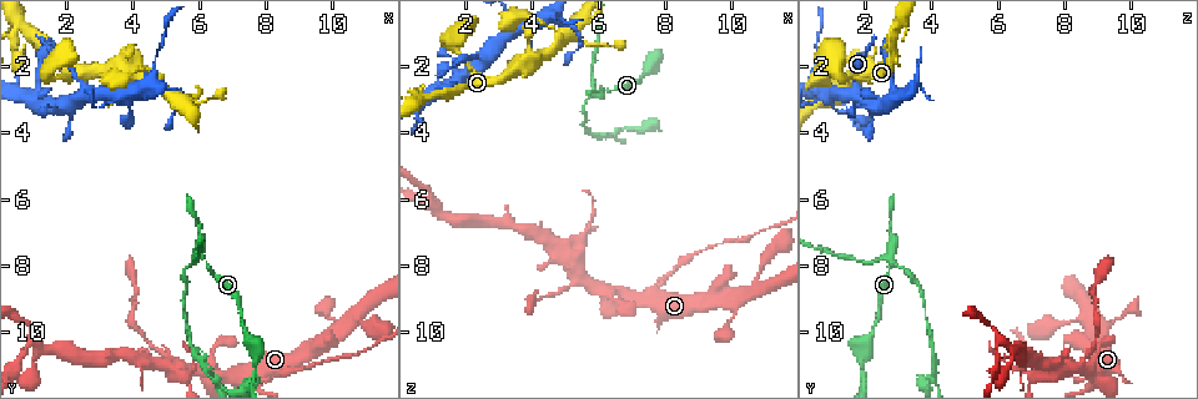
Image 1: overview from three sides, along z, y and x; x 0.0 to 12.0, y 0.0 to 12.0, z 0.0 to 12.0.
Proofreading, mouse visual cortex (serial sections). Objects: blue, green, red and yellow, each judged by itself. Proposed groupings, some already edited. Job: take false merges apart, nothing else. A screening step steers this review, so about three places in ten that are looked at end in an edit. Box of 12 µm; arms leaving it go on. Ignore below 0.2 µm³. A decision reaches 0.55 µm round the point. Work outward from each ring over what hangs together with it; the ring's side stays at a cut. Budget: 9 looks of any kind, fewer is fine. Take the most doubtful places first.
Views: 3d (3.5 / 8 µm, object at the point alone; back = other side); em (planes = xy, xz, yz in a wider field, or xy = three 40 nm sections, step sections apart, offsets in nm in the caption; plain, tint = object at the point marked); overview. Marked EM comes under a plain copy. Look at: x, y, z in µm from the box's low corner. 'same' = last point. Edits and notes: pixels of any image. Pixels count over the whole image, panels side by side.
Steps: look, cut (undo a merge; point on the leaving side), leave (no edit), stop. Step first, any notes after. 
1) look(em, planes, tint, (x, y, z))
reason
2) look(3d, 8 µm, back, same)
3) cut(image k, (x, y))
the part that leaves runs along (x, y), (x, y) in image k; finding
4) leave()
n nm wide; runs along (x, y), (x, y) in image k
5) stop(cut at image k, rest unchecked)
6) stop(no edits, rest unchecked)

look(3d, 8 µm, back, (5.9, 7.8, 2.8))
thin neck

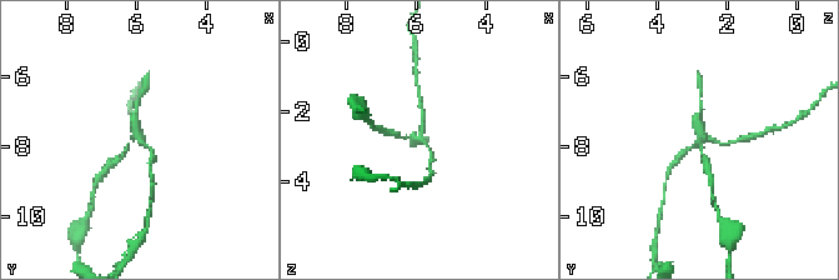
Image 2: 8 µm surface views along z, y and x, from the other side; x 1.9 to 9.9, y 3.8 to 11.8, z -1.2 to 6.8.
look(3d, 3.5 µm, (5.9, 7.8, 2.7))
zoom in

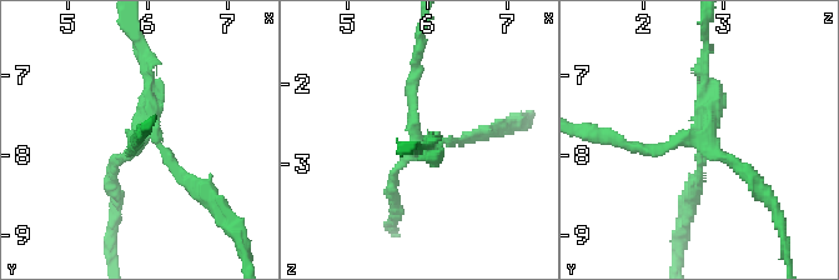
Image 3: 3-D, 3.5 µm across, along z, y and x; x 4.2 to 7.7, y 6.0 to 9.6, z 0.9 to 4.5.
cut(image 3, (658, 148))
the part that leaves runs along (706, 135), (775, 216) in image 3; a second cell is stuck on

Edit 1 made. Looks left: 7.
look(3d, 3.5 µm, (8.2, 11.4, 8.2))
a narrow waist

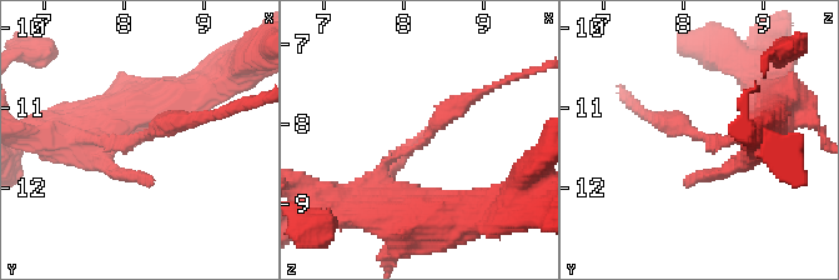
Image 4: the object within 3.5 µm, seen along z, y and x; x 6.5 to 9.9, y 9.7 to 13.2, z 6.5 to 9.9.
look(em, xy, step 5, tint, (8.25, 11.35, 8.25))
arms of 200, 250 nm

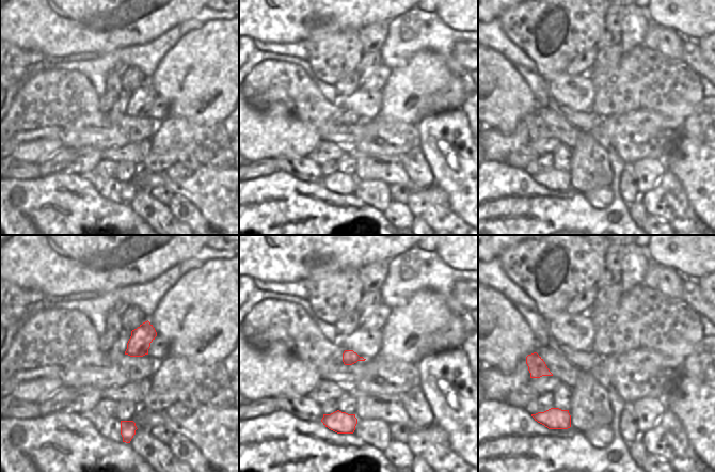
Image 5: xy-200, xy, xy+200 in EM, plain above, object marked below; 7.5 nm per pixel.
cut(image 4, (446, 113))
the part that leaves runs along (422, 141), (452, 109), (517, 78) in image 4; a second cell is stuck on

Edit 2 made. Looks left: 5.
look(overview)

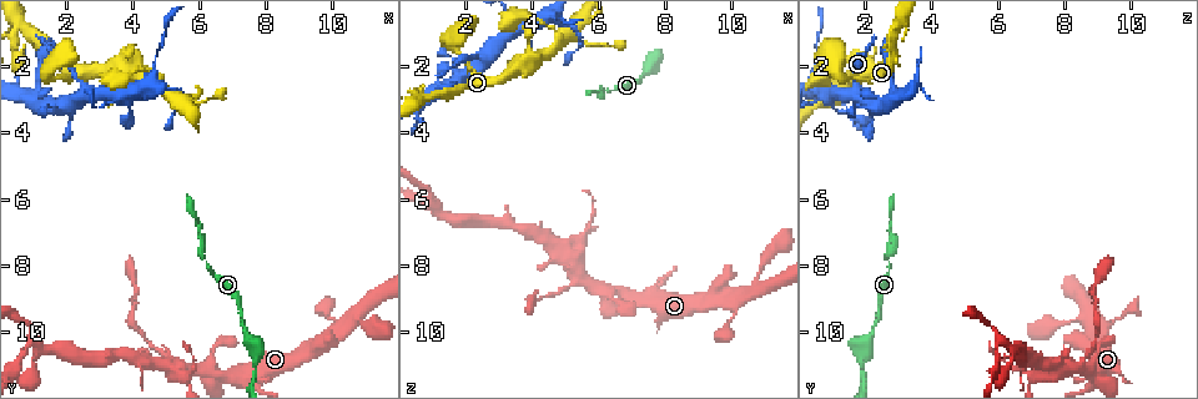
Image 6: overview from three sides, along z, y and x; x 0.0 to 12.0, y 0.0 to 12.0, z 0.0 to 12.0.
look(3d, 3.5 µm, (3.6, 2.8, 0.8))
thin neck

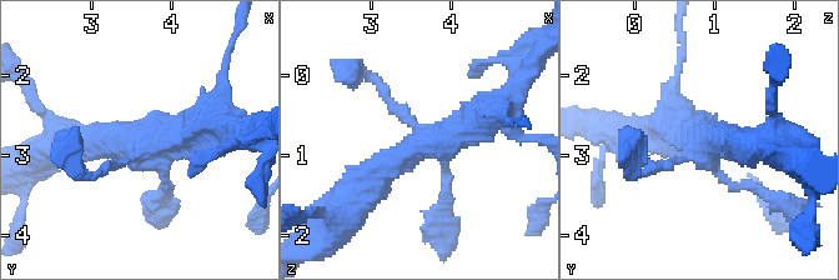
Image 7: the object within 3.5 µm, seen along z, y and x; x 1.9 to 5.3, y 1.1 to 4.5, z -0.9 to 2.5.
leave()
one cell here

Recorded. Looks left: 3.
look(3d, 8 µm, (0.9, 10.3, 6.1))
abrupt turn

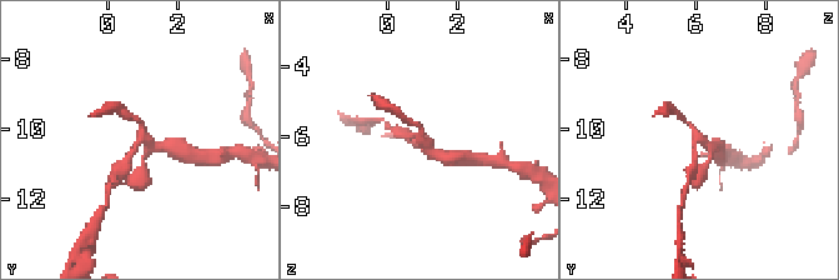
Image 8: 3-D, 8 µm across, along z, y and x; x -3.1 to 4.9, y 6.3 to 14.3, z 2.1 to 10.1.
look(em, planes, tint, (1.0, 10.4, 6.1))
3 arms; arms of 150, 200, 300 nm

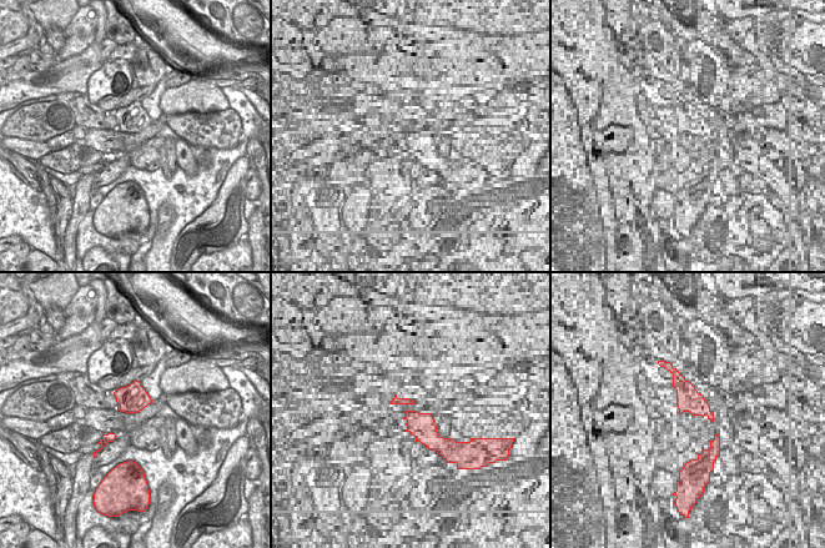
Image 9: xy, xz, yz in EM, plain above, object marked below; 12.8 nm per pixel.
leave()
runs along (447, 158), (402, 133) in image 8; one cell here

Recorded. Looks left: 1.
stop(cut at image 3, cut at image 4, rest unchecked)

